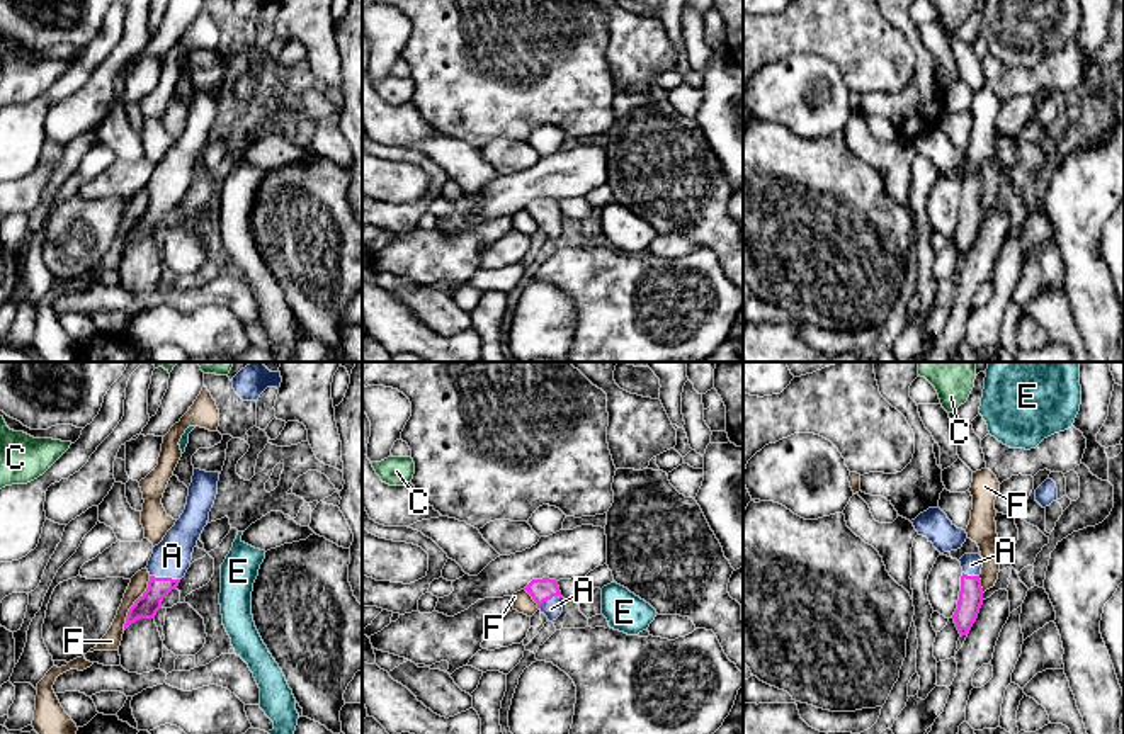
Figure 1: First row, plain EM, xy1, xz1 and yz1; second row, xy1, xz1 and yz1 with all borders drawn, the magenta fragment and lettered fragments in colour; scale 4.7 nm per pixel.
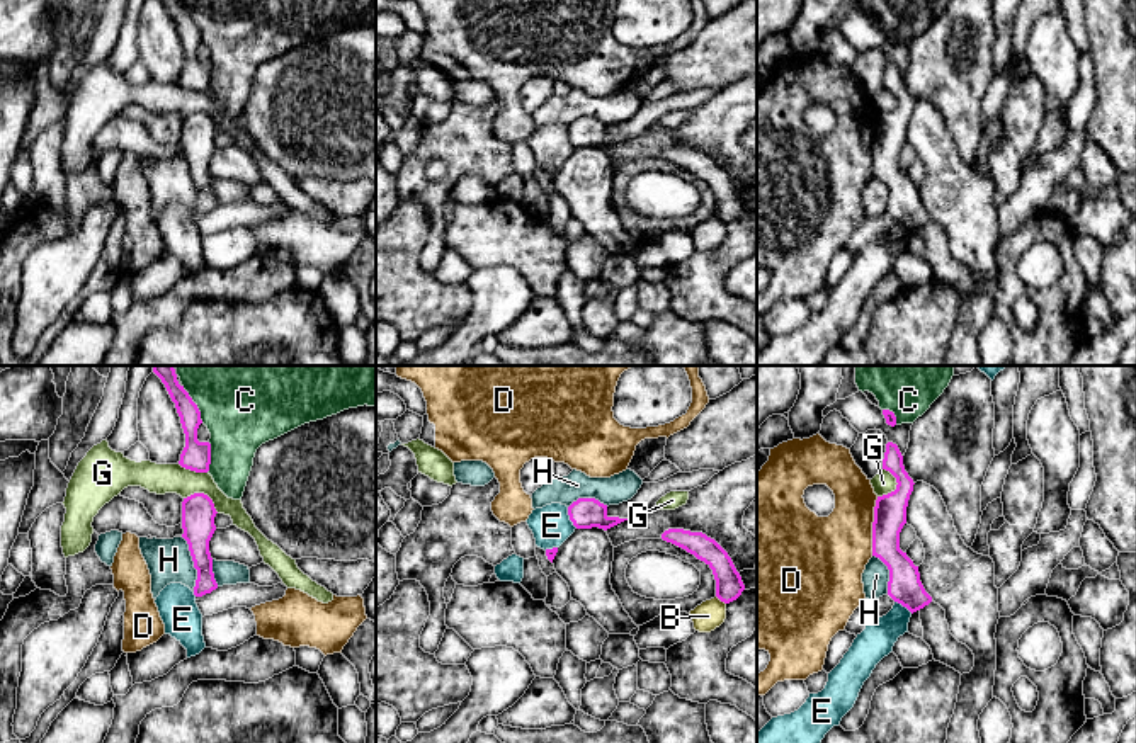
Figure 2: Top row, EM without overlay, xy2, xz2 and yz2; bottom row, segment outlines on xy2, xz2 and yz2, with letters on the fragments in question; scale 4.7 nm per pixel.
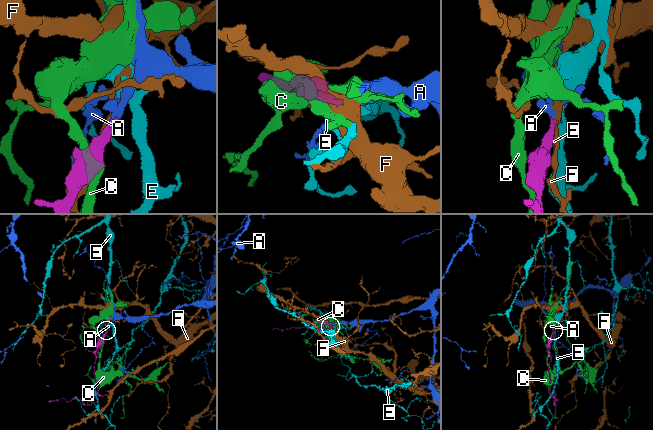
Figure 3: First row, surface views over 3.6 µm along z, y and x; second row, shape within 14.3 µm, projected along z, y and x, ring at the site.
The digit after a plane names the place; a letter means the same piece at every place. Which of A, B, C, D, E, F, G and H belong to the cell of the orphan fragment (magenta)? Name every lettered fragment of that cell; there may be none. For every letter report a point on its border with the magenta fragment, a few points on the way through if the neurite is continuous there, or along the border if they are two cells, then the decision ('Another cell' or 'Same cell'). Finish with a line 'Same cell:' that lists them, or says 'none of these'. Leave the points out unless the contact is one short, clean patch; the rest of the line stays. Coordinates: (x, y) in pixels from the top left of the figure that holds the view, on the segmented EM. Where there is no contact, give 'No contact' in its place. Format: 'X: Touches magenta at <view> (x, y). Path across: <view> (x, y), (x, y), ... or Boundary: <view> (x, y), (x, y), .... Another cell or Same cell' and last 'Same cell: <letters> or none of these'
A: Touches magenta at xy1 (165, 578). Same cell
B: Touches magenta at xz2 (721, 601). Boundary: xz2 (716, 595), (725, 604). Another cell
C: Touches magenta at xy2 (194, 403). Another cell
D: Touches magenta at yz2 (873, 526). Boundary: yz2 (878, 497), (871, 555). Another cell
E: Touches magenta at xz2 (570, 517). Another cell
F: Touches magenta at xy1 (135, 604). Another cell
G: Touches magenta at yz2 (897, 487). Boundary: yz2 (883, 468), (895, 478), (897, 487), (878, 497). Another cell
H: Touches magenta at xy2 (194, 563). Boundary: xy2 (182, 536), (196, 570), (194, 590). Another cell
Same cell: A

